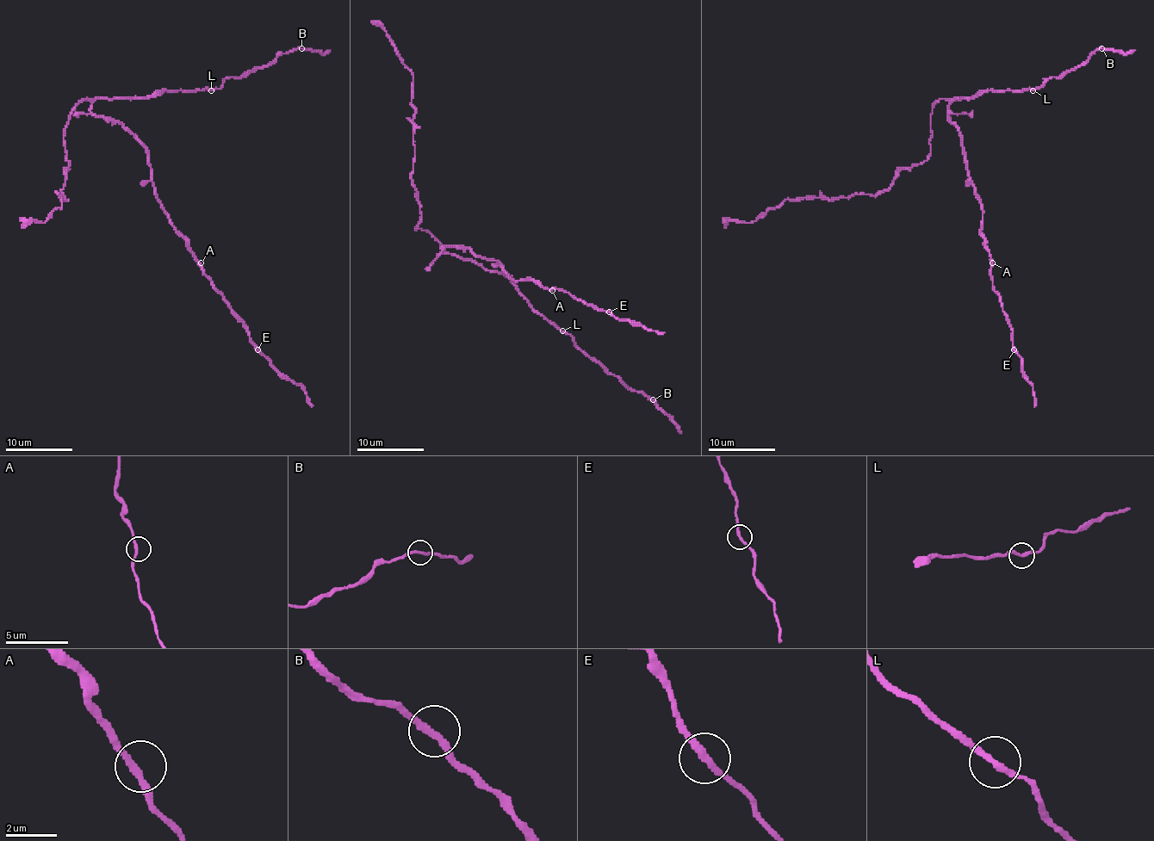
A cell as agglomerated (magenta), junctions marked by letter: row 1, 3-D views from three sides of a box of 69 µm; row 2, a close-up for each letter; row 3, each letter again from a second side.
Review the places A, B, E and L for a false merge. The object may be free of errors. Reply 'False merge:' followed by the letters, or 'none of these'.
False merge: none of these

